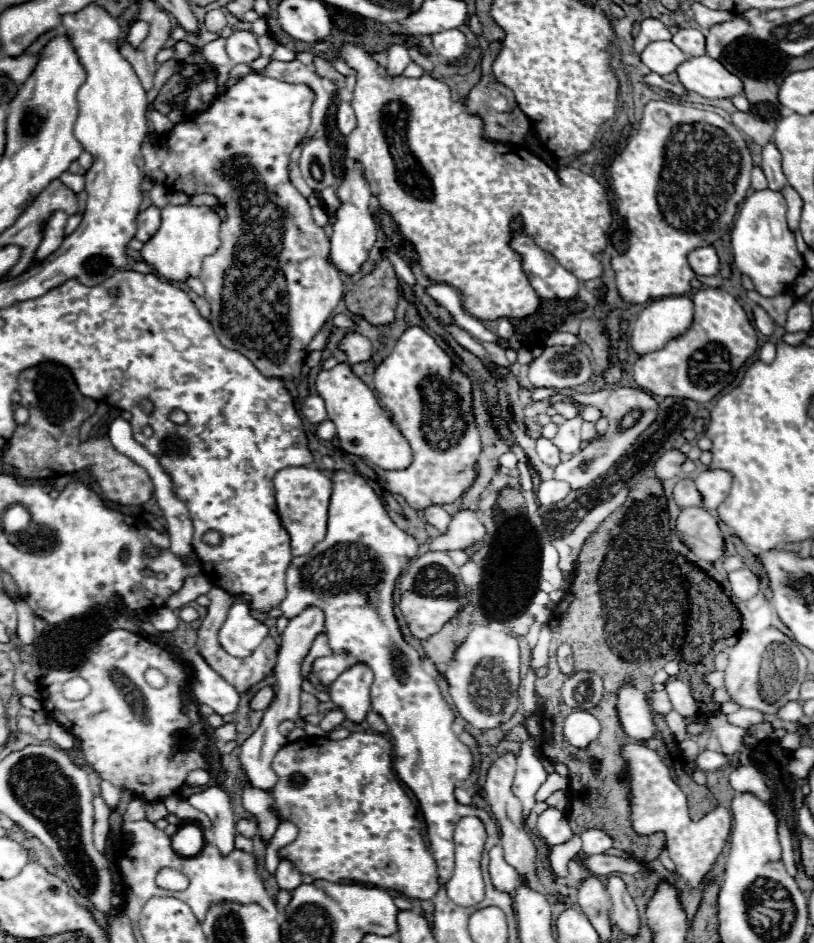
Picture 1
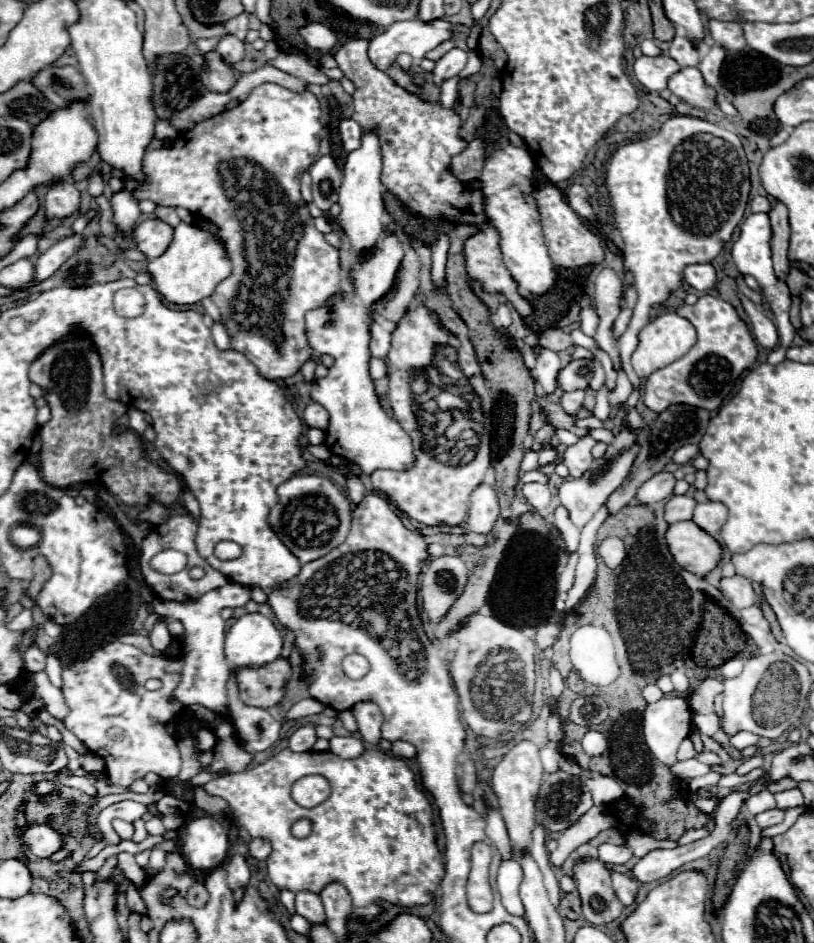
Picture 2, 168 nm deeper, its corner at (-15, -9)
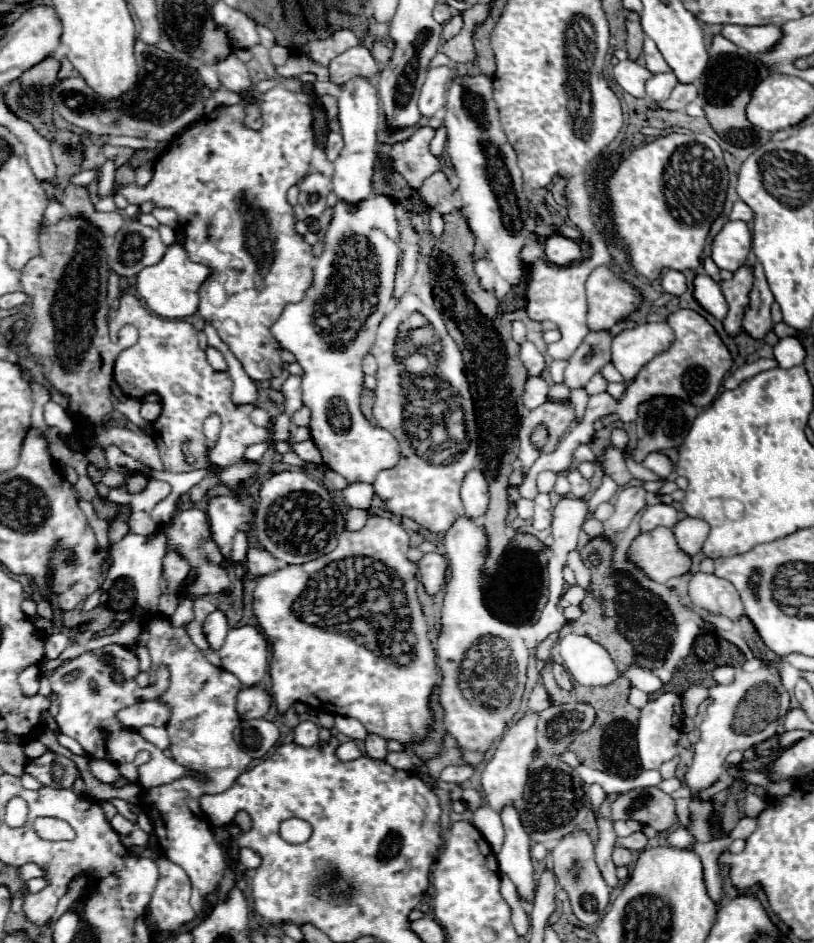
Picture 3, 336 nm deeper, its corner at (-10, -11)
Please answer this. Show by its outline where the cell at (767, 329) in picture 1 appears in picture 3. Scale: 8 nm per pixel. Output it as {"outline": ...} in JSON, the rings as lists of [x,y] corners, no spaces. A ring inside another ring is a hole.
{"outline":[[[698,275],[694,279],[694,297],[716,319],[724,319],[726,317],[726,313],[728,313],[728,301],[726,301],[720,285],[712,277]]]}

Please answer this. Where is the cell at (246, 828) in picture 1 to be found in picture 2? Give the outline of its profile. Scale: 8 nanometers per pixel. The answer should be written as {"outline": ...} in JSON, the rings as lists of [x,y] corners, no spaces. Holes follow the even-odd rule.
{"outline":[[[251,839],[249,843],[249,855],[257,861],[265,861],[271,853],[271,843],[265,839]]]}

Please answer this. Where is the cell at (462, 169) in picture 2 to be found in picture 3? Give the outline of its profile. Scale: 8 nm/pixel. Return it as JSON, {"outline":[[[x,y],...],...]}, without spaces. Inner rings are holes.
{"outline":[[[436,171],[434,175],[430,175],[424,181],[424,185],[420,187],[420,195],[438,213],[452,213],[458,209],[456,205],[452,205],[456,189],[452,187],[452,183],[444,175],[444,171]]]}

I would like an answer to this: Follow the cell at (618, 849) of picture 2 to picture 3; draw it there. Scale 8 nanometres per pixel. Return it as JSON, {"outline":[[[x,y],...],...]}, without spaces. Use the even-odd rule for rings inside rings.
{"outline":[[[614,847],[612,859],[616,865],[630,865],[632,863],[632,853],[626,847]]]}

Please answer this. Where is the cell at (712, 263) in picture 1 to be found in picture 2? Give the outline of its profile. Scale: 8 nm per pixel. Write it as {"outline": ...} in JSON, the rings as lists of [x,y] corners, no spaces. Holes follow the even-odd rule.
{"outline":[[[709,263],[689,265],[683,269],[683,283],[693,287],[695,291],[709,291],[715,287],[715,269]]]}

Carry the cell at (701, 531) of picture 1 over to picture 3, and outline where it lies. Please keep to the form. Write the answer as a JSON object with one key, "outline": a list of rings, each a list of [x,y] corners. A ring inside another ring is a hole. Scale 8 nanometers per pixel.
{"outline":[[[668,527],[642,533],[632,541],[630,559],[640,565],[654,581],[668,581],[672,577],[686,575],[692,567],[692,557],[686,555]]]}

